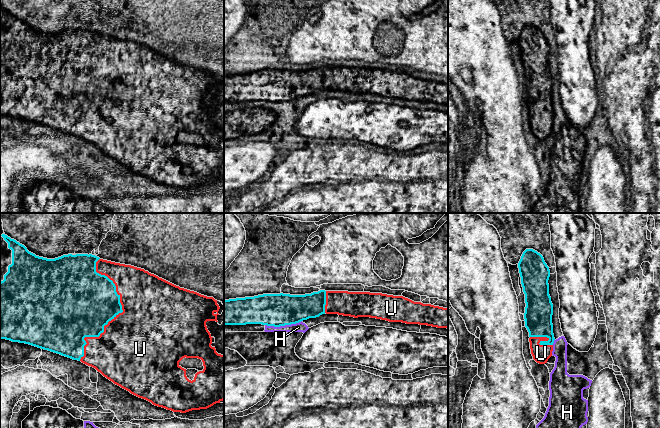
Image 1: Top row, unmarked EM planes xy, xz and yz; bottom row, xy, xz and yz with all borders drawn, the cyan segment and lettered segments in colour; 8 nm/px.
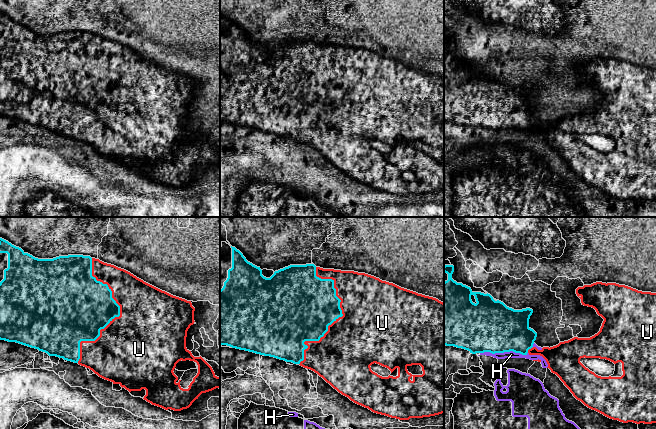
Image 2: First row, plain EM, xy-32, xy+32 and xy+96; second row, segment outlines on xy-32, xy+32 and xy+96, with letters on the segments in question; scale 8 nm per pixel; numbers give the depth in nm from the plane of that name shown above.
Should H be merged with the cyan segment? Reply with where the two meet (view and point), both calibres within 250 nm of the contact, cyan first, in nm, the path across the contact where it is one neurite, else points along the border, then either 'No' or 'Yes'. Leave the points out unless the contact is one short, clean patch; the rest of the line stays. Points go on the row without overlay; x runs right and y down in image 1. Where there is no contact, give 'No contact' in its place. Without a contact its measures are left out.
Touches cyan at xz (283, 101). Thickness 260 nm (cyan) against 80 nm. Boundary: xz (301, 96), (279, 102), (265, 101). No

